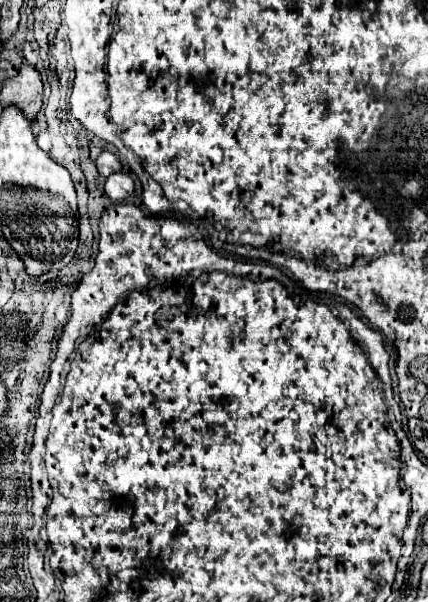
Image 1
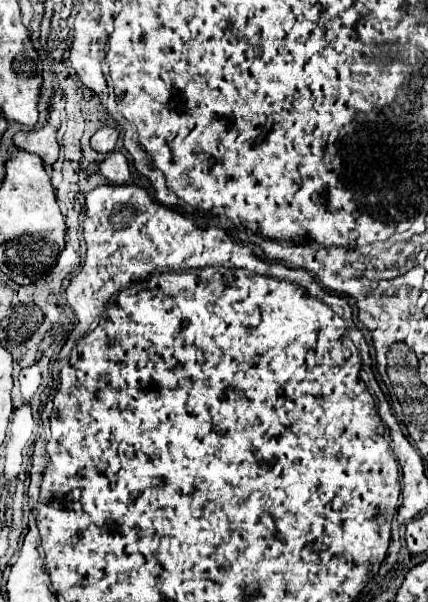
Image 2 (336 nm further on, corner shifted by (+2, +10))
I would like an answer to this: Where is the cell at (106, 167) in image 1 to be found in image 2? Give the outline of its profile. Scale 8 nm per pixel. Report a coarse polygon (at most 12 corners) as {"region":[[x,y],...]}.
{"region":[[102,127],[92,135],[90,145],[98,153],[112,153],[118,131]]}

